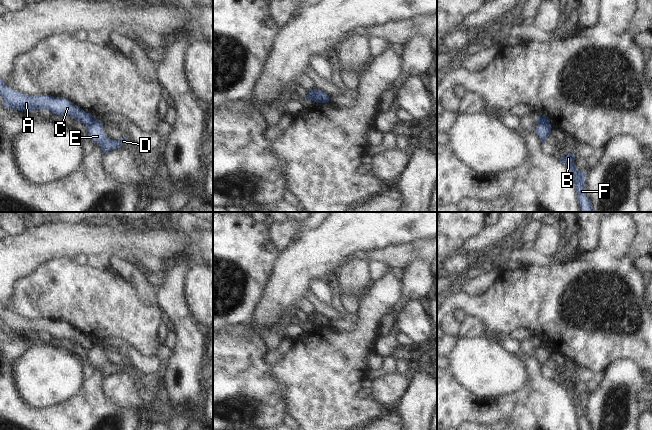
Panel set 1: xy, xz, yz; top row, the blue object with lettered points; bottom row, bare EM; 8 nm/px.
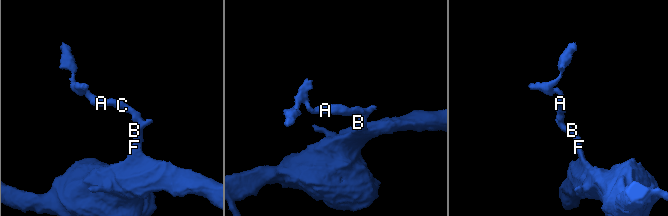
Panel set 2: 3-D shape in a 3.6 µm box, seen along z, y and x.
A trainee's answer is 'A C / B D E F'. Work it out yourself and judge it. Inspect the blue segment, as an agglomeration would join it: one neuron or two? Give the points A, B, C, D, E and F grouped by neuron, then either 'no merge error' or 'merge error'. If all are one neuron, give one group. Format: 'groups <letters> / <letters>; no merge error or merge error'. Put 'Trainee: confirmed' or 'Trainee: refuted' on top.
Trainee: confirmed
groups A C / B D E F; merge error

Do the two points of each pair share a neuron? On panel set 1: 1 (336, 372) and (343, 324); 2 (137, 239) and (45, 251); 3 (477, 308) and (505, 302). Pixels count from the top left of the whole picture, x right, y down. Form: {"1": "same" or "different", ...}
{"1": "different", "2": "same", "3": "same"}

